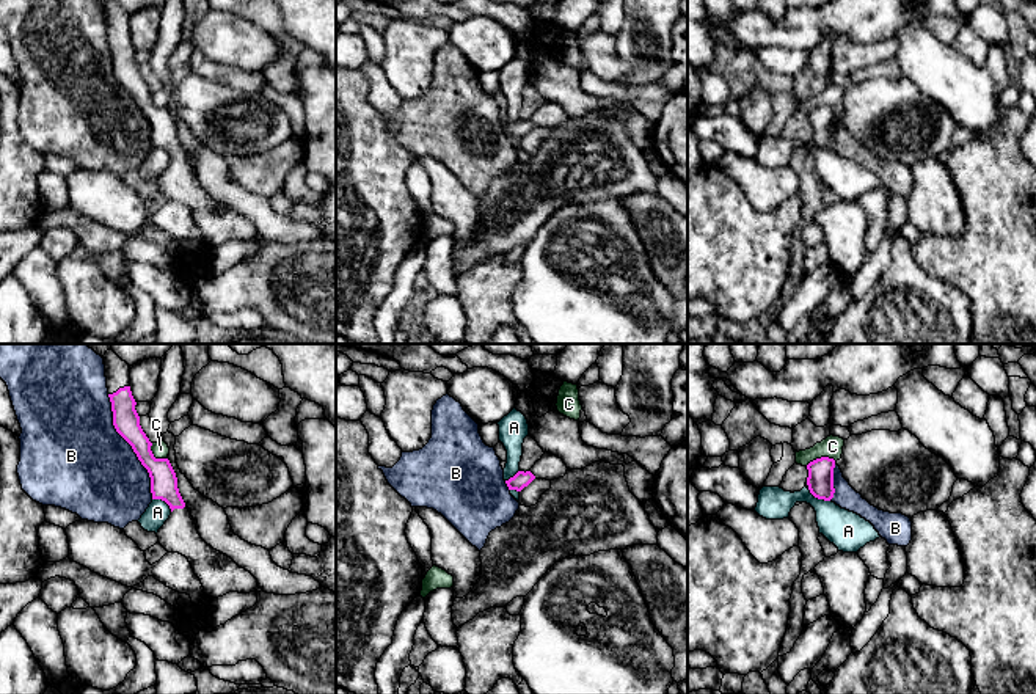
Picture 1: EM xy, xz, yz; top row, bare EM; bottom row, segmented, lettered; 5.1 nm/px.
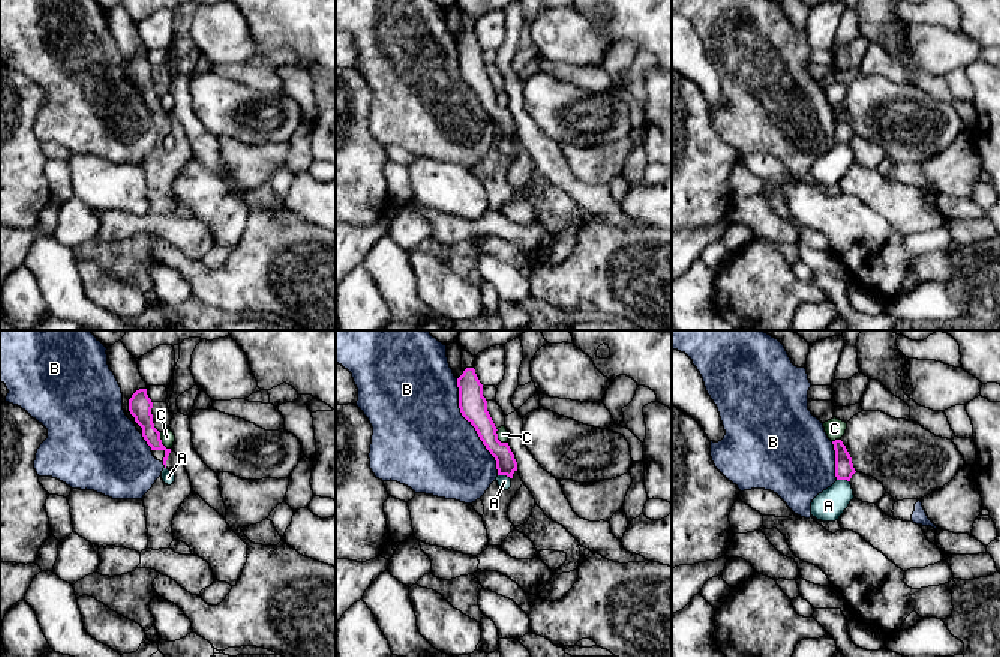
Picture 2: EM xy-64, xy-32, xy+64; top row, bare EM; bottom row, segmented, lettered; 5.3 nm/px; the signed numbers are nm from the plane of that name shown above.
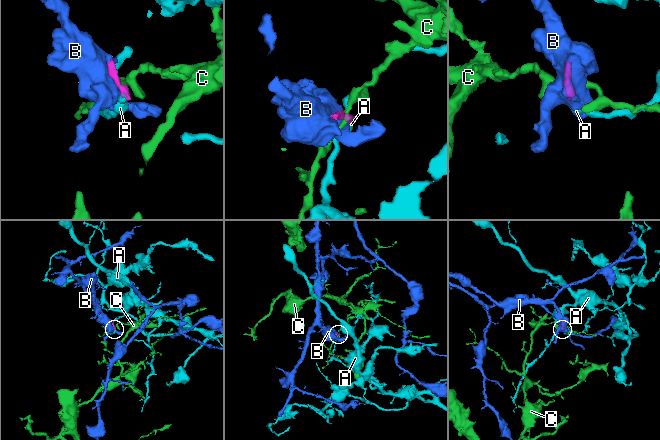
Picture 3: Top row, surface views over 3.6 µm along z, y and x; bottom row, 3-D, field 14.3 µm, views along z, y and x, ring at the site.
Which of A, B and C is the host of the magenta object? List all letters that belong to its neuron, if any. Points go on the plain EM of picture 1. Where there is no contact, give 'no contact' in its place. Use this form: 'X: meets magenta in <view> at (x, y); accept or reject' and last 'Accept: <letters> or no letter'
A: meets magenta in yz at (818, 146); reject
B: meets magenta in xy at (131, 93); reject
C: meets magenta in yz at (821, 105); reject
Accept: no letter

